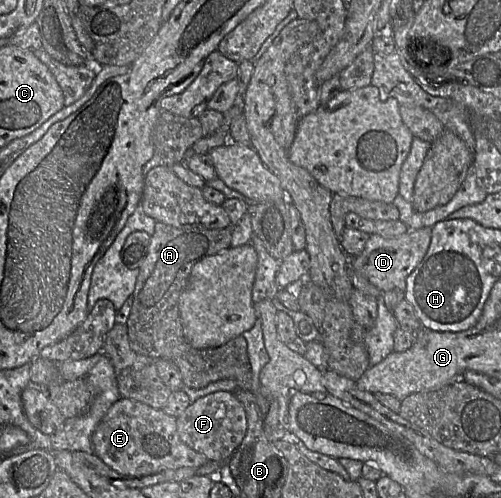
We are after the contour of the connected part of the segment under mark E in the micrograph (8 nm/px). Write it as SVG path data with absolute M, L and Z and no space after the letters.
M121 397L114 402L92 436L94 453L121 474L150 475L181 467L199 468L209 460L205 455L184 444L178 434L177 417L168 415L164 408L154 408L142 401Z

